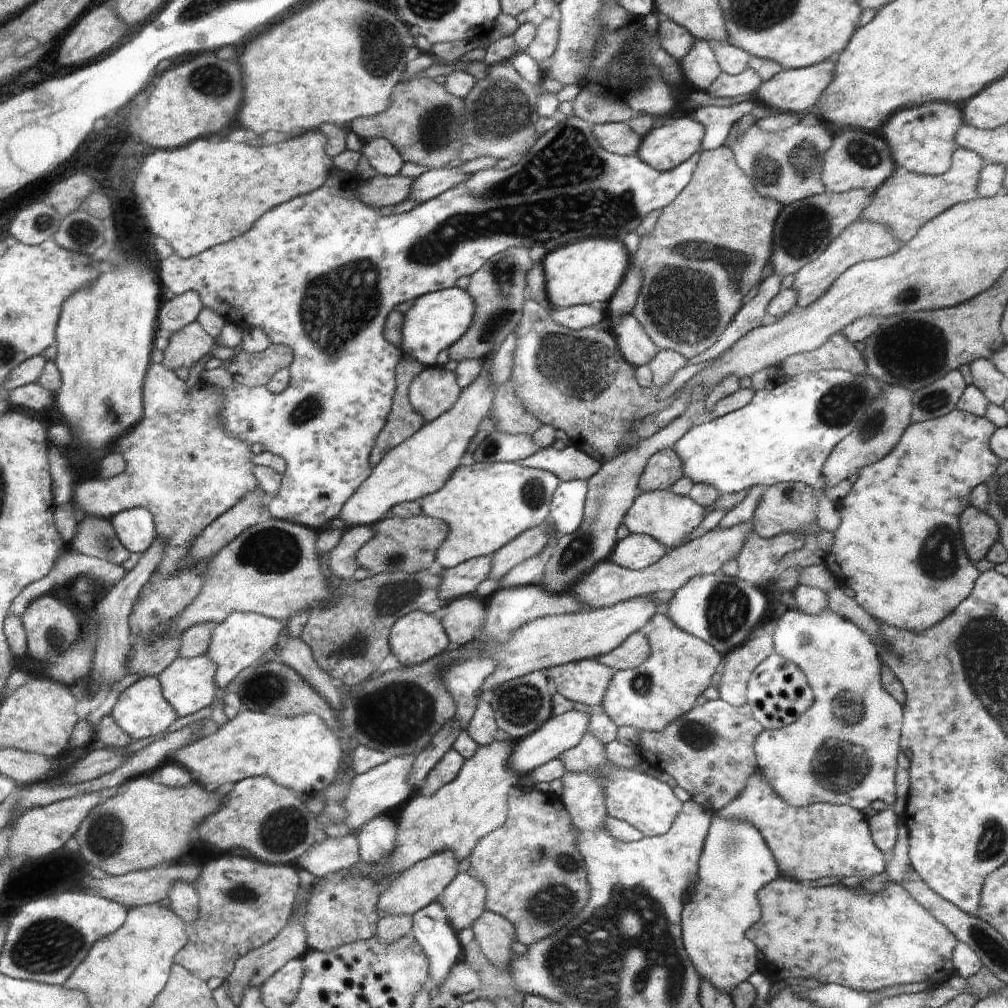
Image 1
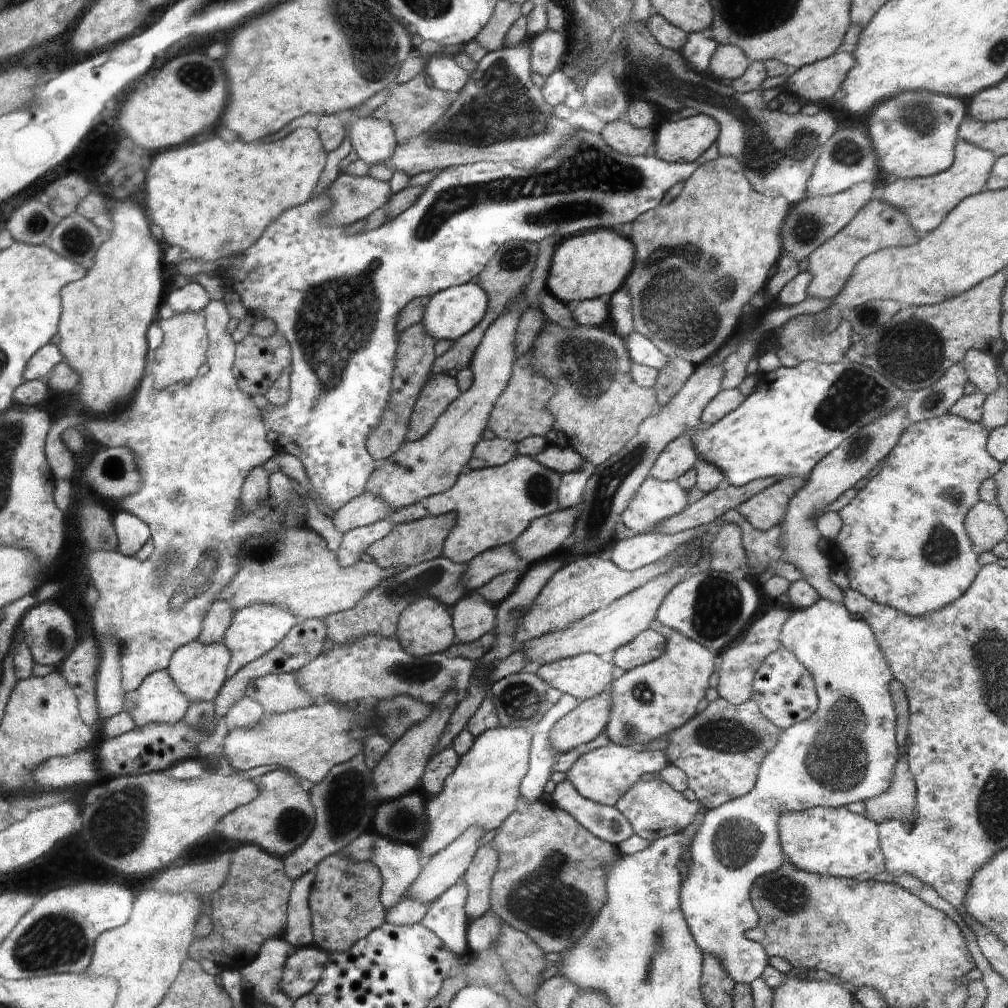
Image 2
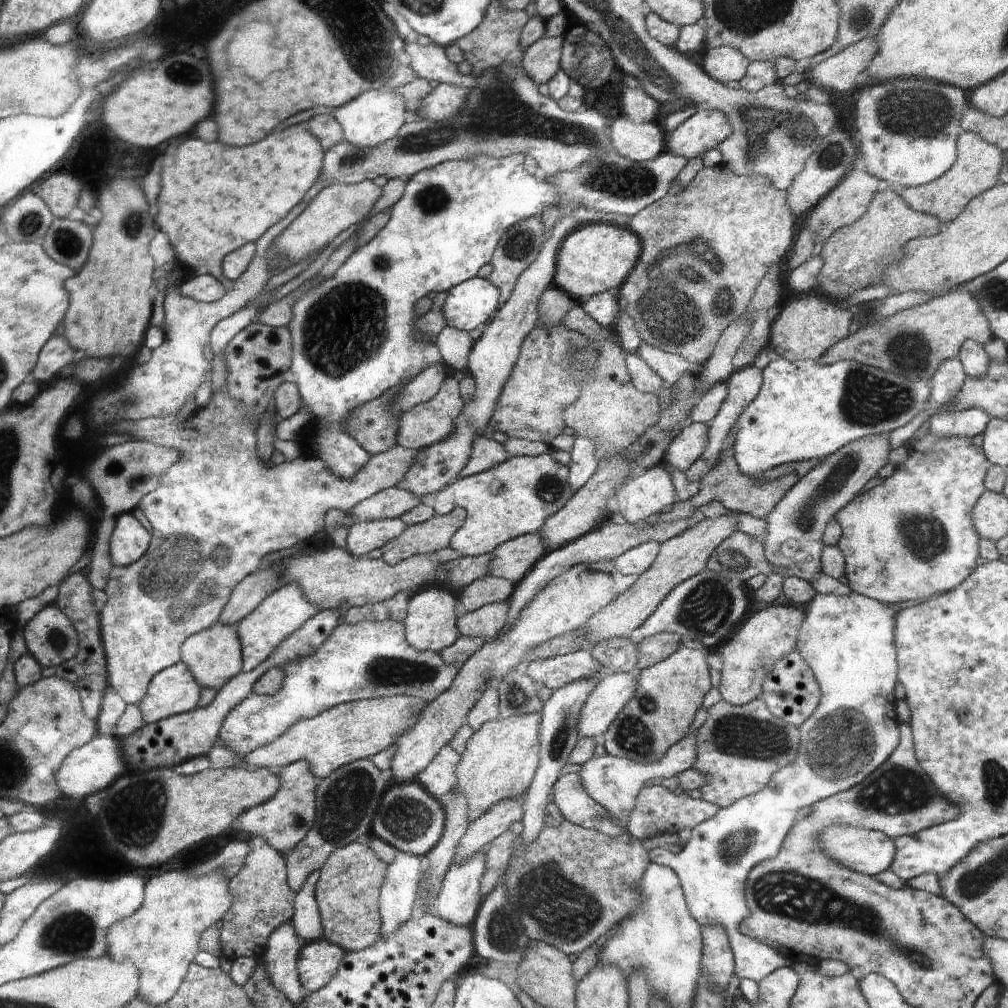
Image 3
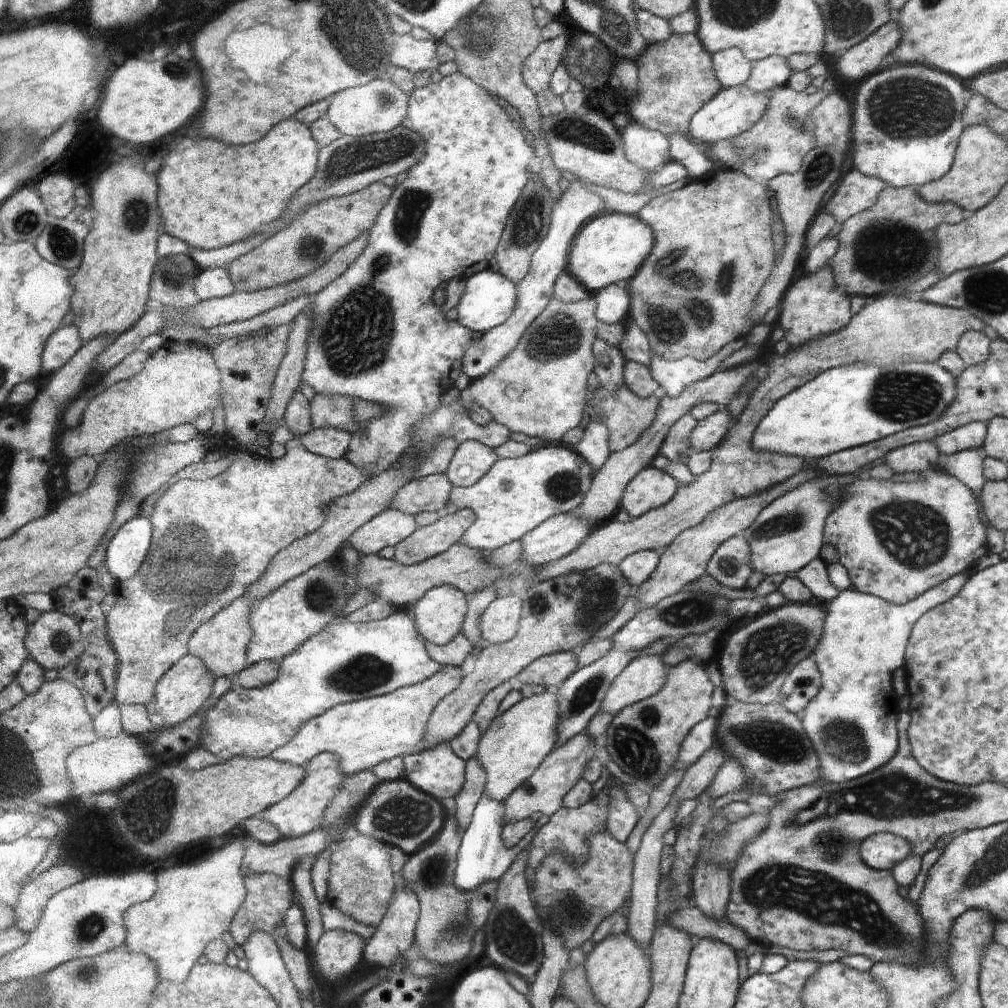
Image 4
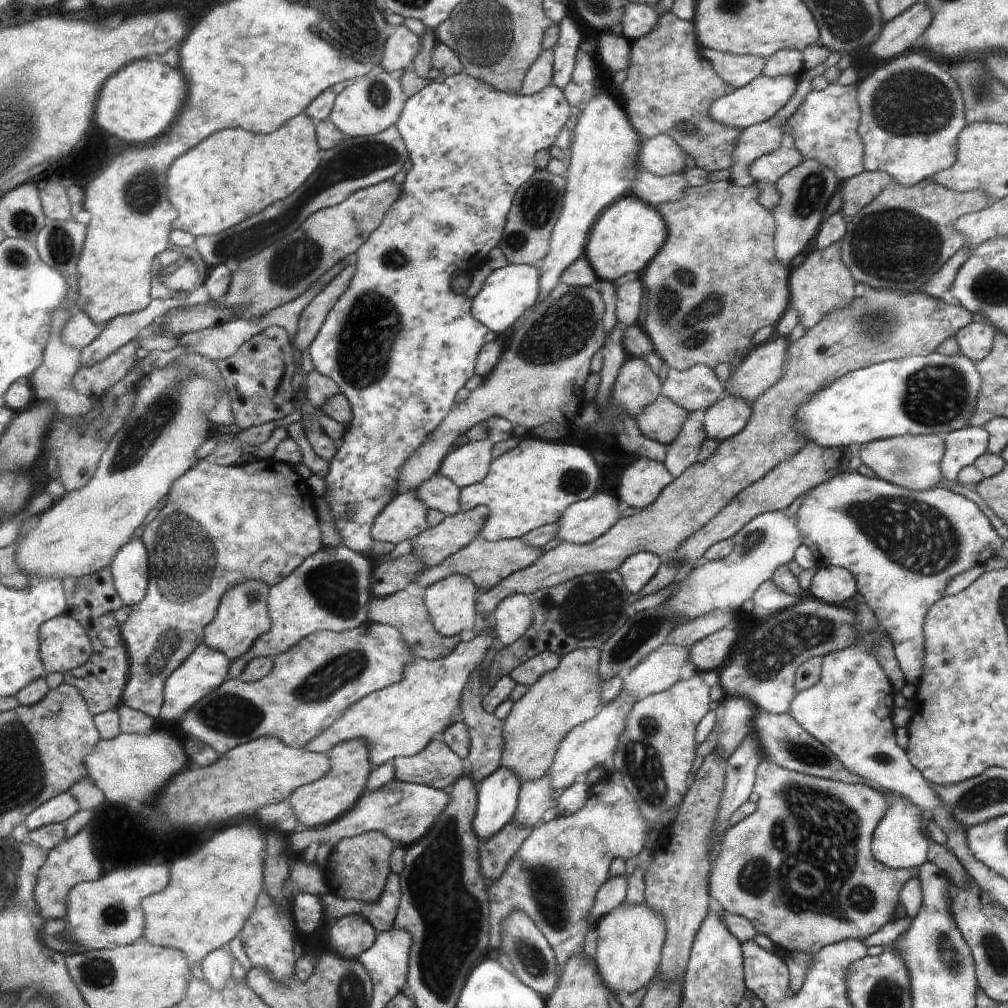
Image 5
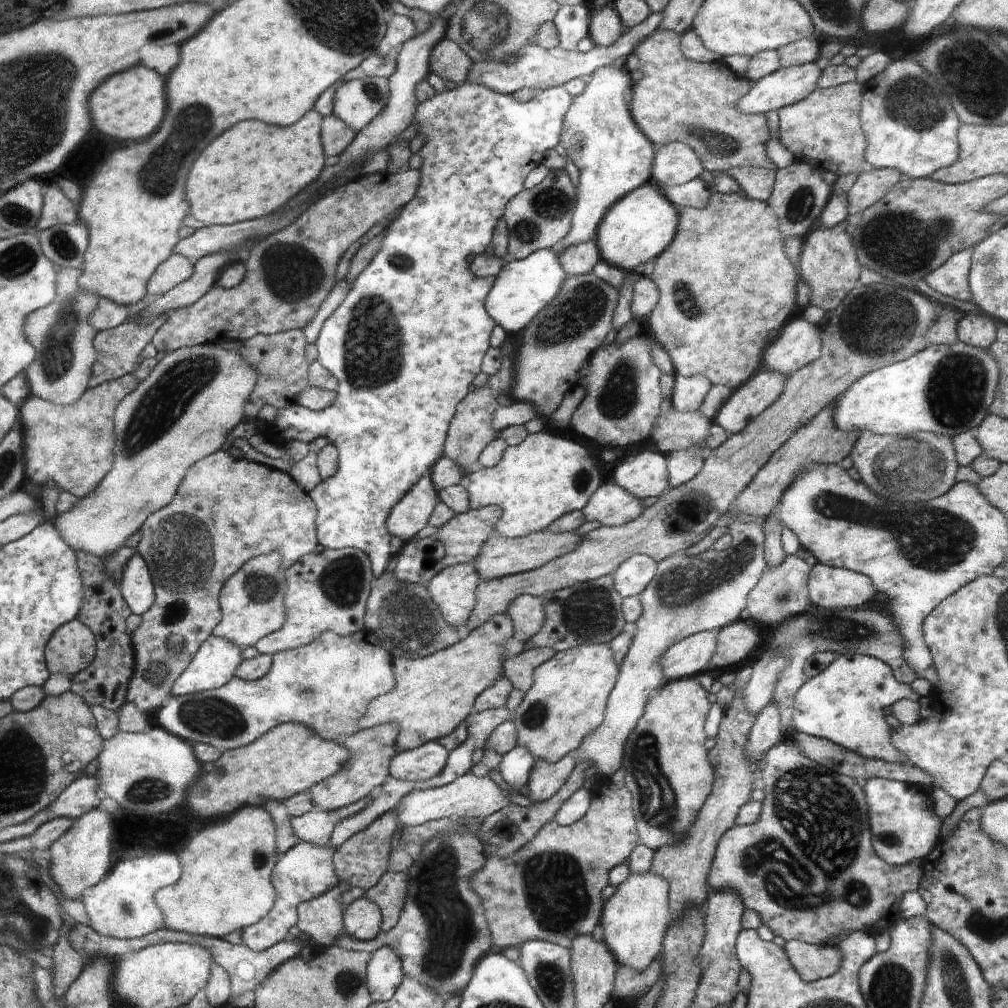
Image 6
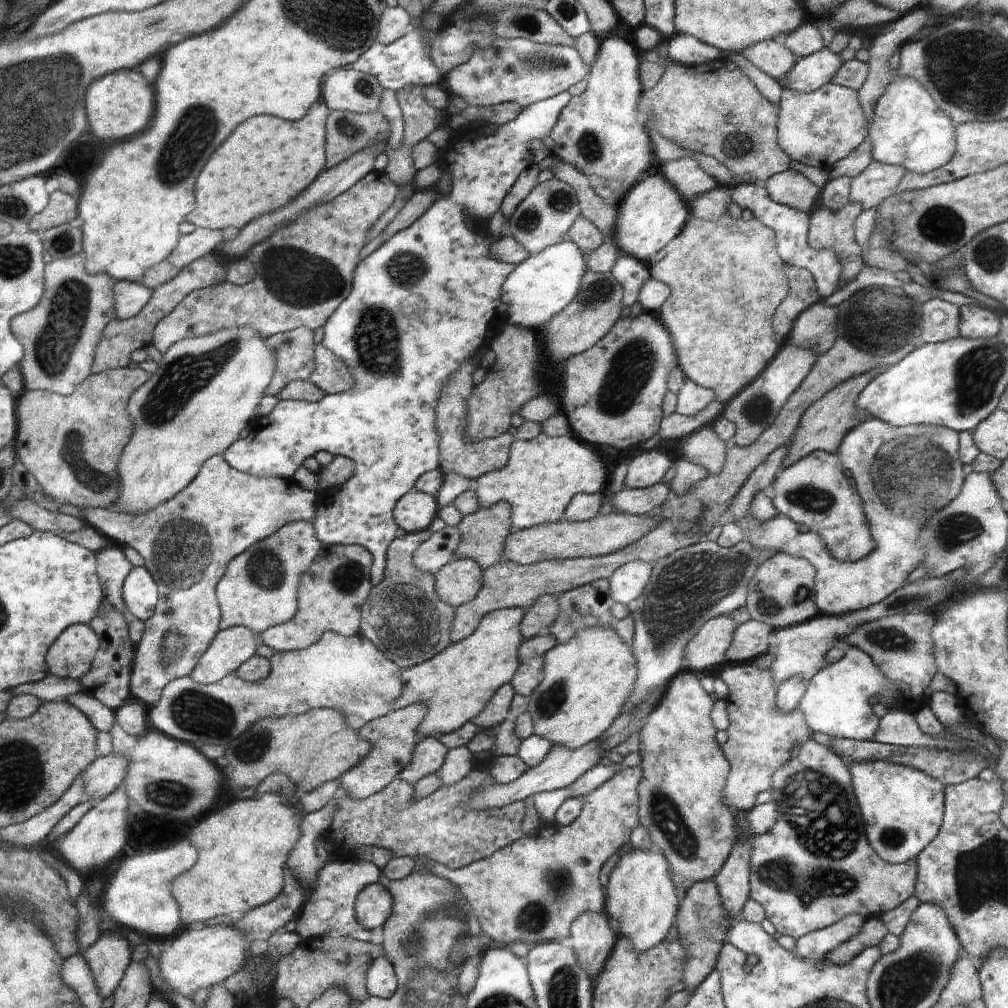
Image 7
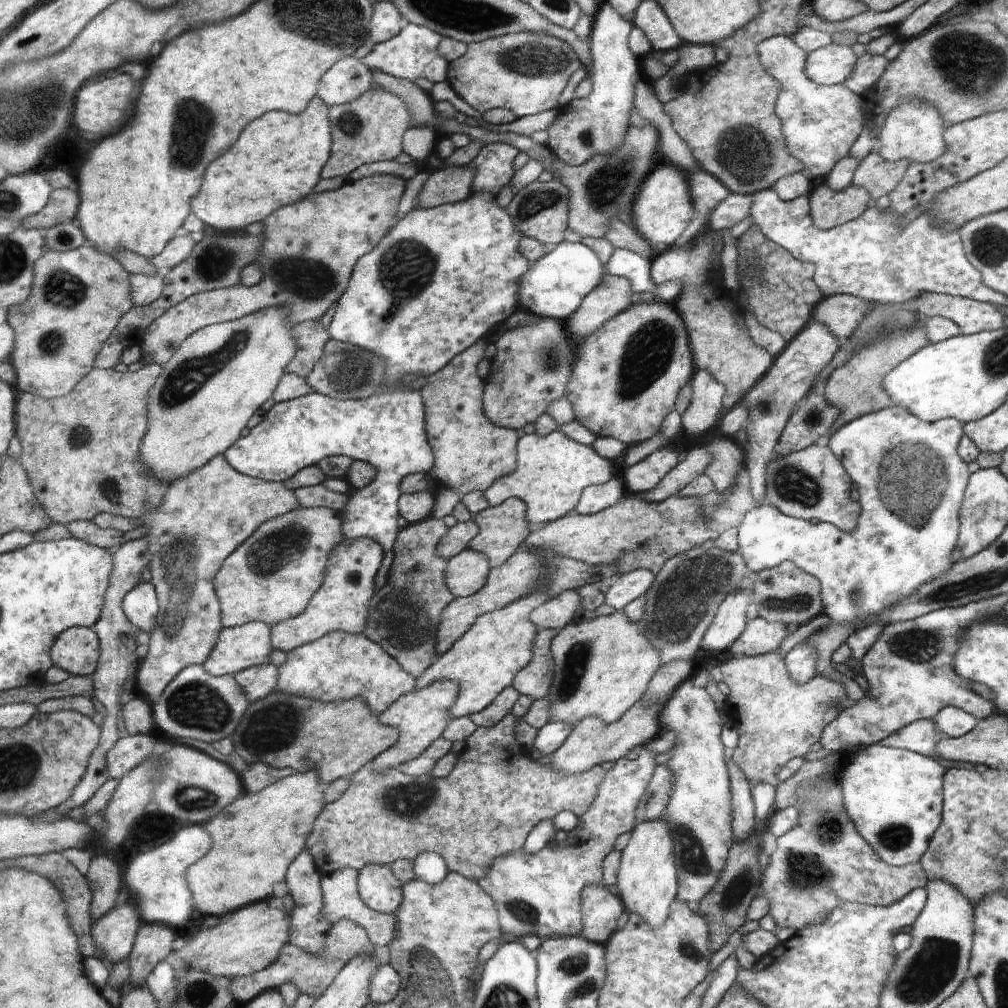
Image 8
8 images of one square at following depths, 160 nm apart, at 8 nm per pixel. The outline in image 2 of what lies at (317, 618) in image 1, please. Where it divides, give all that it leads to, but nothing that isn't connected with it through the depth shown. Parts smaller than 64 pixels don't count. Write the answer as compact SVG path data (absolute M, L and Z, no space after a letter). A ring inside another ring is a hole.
M444 556L430 559L418 565L405 569L398 569L396 573L384 581L379 582L376 588L357 602L353 609L331 614L322 619L325 622L325 640L327 648L341 647L356 644L362 637L380 635L386 638L397 634L397 624L401 614L417 600L431 598L442 604L452 607L468 592L463 583L467 565L452 562Z

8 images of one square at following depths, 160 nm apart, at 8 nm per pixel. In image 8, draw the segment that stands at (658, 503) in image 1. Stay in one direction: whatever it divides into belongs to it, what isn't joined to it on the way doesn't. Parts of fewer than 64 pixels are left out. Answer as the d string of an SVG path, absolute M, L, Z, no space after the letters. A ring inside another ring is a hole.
M668 447L657 448L651 455L625 471L624 486L627 493L641 495L648 493L678 464L676 454Z

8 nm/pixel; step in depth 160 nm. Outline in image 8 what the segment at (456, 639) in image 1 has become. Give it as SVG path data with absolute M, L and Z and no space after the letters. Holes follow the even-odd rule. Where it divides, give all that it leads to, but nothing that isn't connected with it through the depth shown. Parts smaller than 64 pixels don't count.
M577 589L564 591L534 609L531 619L539 629L552 629L559 633L576 618L580 603Z

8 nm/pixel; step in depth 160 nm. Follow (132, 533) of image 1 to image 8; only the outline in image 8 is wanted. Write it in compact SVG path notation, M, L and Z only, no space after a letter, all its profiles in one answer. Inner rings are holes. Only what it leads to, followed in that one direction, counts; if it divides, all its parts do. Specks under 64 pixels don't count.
M153 582L138 585L125 598L126 614L144 634L152 634L158 628L161 610L161 599Z

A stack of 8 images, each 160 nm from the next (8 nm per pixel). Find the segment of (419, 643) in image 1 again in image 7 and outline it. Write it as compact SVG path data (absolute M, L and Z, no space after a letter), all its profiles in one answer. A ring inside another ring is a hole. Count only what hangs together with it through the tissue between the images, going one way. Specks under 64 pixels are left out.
M470 558L453 559L434 578L437 594L455 611L466 602L474 601L484 585L480 564Z

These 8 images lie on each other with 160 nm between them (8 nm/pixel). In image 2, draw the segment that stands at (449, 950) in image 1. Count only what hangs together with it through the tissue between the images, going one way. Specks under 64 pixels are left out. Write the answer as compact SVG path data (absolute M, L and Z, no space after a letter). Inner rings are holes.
M459 880L431 902L421 923L440 938L443 945L455 956L462 955L467 946L467 926L471 922L465 911L468 887Z

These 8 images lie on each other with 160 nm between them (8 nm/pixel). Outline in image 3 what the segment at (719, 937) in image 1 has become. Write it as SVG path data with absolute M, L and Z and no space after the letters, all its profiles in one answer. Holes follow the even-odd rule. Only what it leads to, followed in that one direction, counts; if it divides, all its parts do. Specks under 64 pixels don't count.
M854 591L847 595L817 594L805 607L797 651L813 670L822 693L816 710L799 726L801 746L794 762L777 770L760 792L723 807L716 816L693 826L691 838L683 850L674 851L670 847L649 850L650 862L670 866L677 871L690 914L703 926L725 926L735 960L735 974L740 980L750 978L759 983L773 970L793 963L771 946L755 941L739 930L740 924L749 918L744 902L744 882L750 870L759 862L777 856L784 844L785 834L799 819L801 809L860 784L896 752L894 748L901 740L898 738L898 720L894 710L894 686L899 680L895 630L900 611L898 606L890 606L890 603Z

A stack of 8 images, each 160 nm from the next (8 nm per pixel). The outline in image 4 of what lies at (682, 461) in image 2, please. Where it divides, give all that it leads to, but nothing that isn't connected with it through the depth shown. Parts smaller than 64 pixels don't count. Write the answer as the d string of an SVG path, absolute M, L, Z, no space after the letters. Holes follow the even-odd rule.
M723 408L704 420L698 421L689 436L693 452L716 448L724 440L733 420L733 416Z

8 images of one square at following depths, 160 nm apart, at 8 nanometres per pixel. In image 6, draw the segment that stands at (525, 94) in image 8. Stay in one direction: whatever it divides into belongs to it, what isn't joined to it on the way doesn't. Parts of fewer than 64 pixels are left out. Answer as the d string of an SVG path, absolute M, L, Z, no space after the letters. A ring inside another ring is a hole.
M651 12L644 22L630 28L626 34L622 34L616 40L616 44L612 44L608 48L595 45L589 52L582 53L578 50L562 50L560 47L545 49L537 44L530 44L522 49L516 58L512 58L512 62L472 63L465 82L482 84L482 86L488 86L490 90L496 90L498 94L508 95L514 95L518 90L526 88L534 88L538 92L554 86L566 85L566 82L580 78L580 76L588 76L590 72L596 72L606 65L623 62L626 57L634 53L644 38L650 37L650 34L659 28L662 16L664 16L664 12Z

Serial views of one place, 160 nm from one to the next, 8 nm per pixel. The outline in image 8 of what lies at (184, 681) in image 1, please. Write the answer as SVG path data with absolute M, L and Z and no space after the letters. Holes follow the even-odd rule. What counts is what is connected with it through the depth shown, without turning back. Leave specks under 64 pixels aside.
M298 507L292 509L289 513L284 513L282 516L269 518L265 524L262 524L252 536L250 536L250 542L246 542L246 546L242 546L242 550L238 550L238 554L230 554L230 558L226 558L226 566L222 567L222 574L218 574L218 598L222 598L221 606L221 622L226 622L226 627L235 627L245 625L252 621L267 622L270 626L276 623L288 620L292 617L297 617L300 613L304 612L309 606L309 602L321 586L324 584L325 574L328 571L328 558L332 555L334 548L342 540L345 540L345 535L342 532L342 516L337 512L330 510L329 508L320 507Z

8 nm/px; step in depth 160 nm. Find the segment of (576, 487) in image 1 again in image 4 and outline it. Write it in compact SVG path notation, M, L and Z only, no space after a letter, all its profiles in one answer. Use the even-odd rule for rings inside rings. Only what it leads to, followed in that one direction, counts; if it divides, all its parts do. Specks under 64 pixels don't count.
M592 417L585 424L585 432L575 447L586 462L588 473L593 477L611 455L609 428L604 417Z

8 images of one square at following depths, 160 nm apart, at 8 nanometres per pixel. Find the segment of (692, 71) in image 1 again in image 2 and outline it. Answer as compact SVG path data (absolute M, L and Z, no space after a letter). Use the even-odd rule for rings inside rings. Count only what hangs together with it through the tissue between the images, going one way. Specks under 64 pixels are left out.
M690 33L681 52L684 61L697 73L709 74L709 64L719 45L709 33Z

